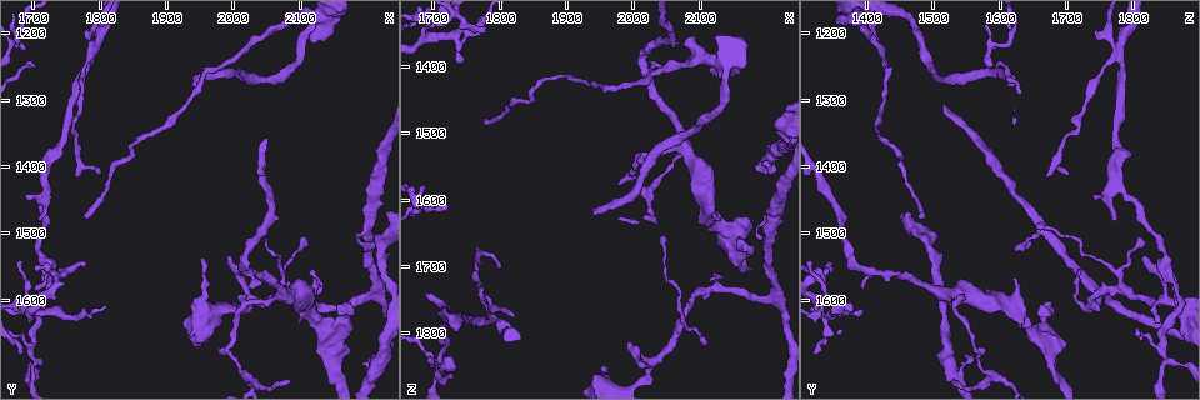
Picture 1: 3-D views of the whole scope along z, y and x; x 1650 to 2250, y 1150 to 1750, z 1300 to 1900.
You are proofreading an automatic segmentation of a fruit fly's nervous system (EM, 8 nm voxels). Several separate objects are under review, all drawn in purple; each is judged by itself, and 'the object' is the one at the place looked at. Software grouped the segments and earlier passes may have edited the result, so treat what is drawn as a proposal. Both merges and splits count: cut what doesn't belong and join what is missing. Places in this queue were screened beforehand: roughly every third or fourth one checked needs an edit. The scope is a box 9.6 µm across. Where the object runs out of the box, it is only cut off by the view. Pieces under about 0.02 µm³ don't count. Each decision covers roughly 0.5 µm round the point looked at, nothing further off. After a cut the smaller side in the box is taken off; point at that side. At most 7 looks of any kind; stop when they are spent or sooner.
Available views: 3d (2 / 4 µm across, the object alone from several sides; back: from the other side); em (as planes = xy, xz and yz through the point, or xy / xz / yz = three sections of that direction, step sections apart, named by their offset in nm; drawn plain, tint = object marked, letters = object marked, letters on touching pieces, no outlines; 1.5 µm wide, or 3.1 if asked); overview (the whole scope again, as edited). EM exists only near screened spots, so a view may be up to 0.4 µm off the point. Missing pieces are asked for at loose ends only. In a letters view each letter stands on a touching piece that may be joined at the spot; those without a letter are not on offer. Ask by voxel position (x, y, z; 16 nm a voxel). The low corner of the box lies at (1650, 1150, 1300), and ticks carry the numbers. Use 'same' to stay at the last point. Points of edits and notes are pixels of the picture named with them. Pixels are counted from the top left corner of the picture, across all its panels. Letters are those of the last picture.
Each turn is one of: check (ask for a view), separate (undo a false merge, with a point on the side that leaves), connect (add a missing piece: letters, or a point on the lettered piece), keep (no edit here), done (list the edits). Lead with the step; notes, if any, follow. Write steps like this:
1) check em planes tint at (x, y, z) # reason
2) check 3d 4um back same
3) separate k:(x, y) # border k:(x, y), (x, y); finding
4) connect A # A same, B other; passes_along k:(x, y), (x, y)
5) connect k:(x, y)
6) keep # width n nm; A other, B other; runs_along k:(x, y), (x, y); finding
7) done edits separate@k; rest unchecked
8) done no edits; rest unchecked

check 3d 4um at (1705, 1695, 1845) # sudden change in width

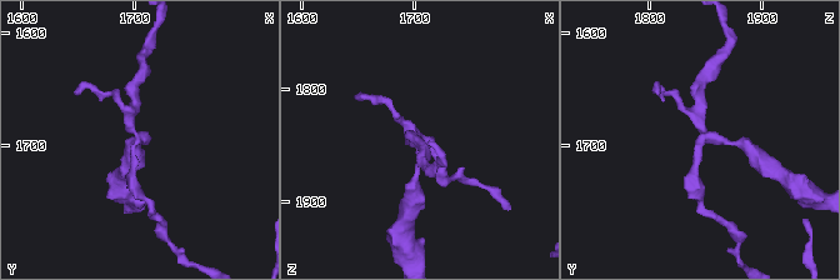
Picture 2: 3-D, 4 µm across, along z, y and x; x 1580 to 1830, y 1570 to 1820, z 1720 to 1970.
check em planes plain at (1704, 1692, 1852) # arms 4; shape alone is not enough

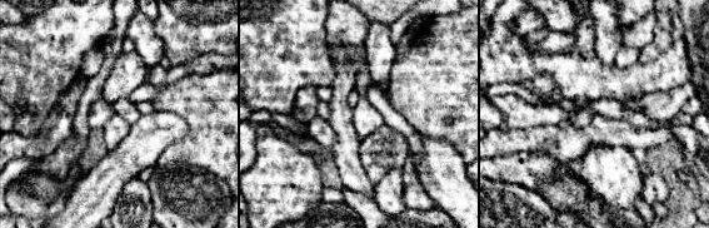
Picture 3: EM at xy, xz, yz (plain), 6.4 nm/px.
check em planes letters same

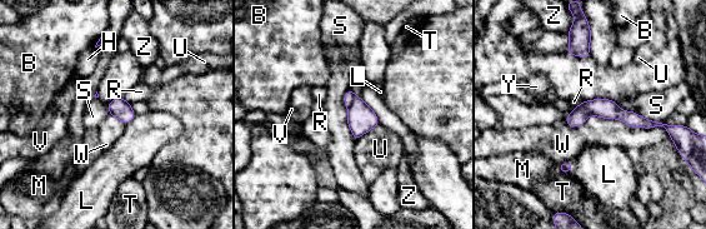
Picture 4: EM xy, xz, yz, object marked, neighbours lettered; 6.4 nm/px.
separate 4:(602, 108) # B other, H other, L other, M other, R other, S other, T other, U other, V other, W other, Y other, Z other; border 4:(582, 101), (590, 115); a second neuron is stuck on

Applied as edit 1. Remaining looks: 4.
check em planes tint at (1790, 1410, 1700) # thin end

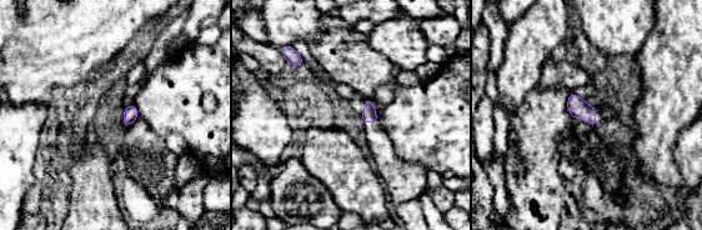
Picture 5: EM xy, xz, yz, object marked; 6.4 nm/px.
check em planes letters same # what lies round it

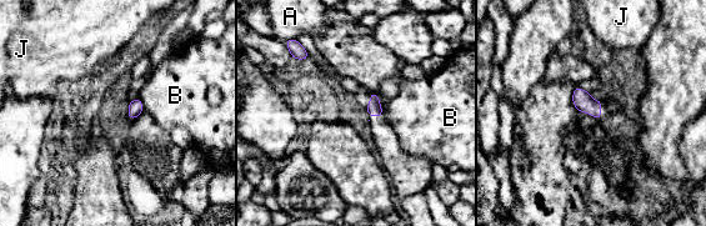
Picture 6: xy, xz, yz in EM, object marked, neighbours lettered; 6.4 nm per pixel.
keep # A other, B other, J other; border 6:(138, 96), (143, 104); none of them fits

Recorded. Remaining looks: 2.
check em planes plain at (2215, 1520, 1645) # thin end

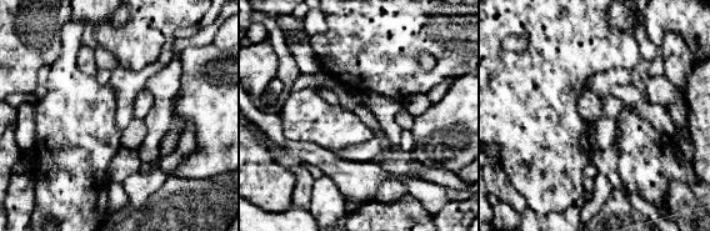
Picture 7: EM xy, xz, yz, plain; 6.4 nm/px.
check em planes letters same # see the neighbours

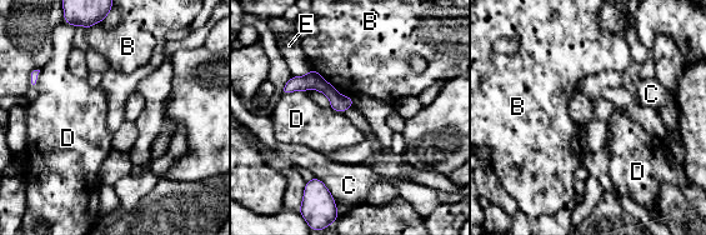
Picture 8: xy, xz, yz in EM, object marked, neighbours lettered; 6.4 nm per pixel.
keep # B other, C other, D other, E other; runs_along 8:(286, 88), (318, 83), (350, 101); no lettered piece goes on from it

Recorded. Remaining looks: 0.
done edits separate@4; rest unchecked

